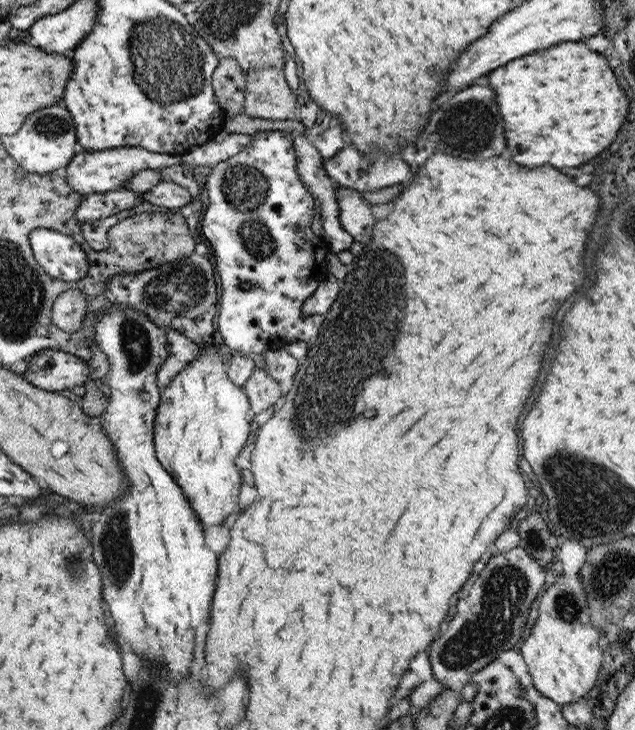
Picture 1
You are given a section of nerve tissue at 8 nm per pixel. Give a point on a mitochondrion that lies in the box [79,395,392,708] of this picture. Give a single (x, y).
(118, 555)

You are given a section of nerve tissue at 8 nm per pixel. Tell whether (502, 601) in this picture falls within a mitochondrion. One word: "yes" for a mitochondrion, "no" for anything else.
yes

